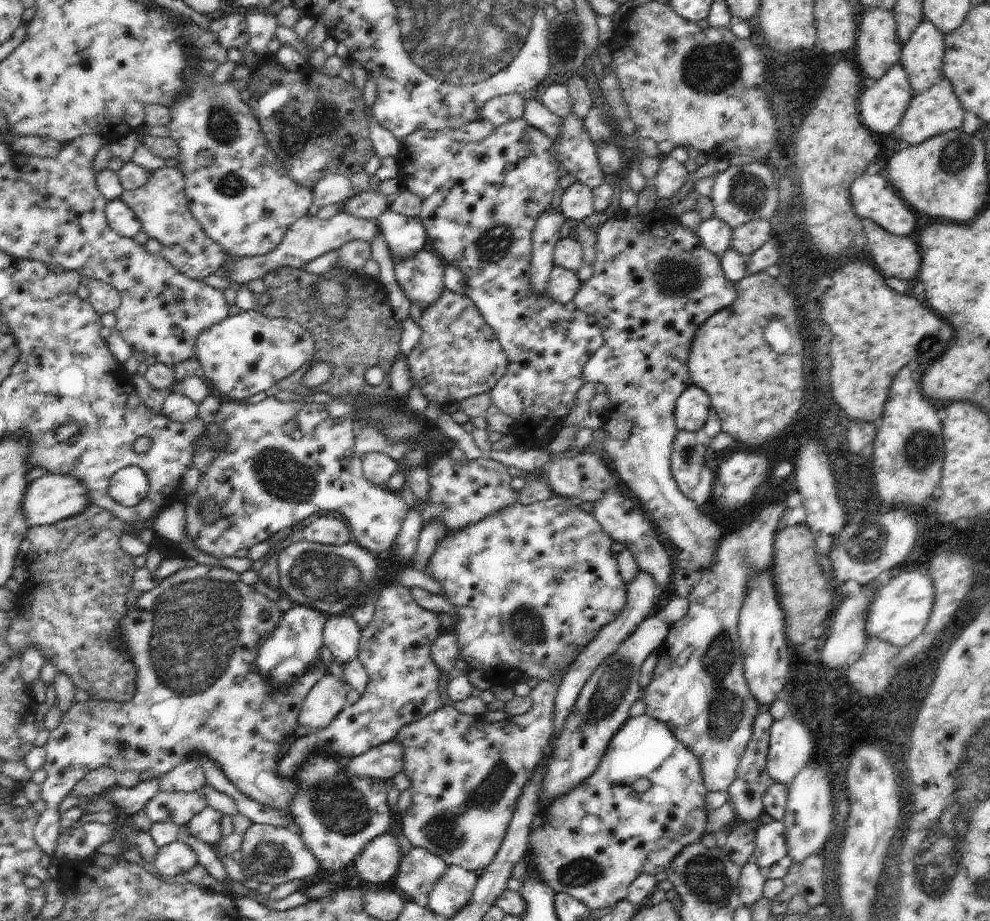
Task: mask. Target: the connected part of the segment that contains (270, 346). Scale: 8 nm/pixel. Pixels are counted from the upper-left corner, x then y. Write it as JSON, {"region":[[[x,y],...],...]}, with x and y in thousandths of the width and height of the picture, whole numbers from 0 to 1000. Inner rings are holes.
{"region":[[[262,337],[229,343],[223,352],[203,360],[197,371],[197,389],[203,395],[205,413],[219,426],[219,430],[231,432],[231,436],[252,436],[260,426],[268,426],[276,417],[294,408],[312,393],[316,384],[316,360],[286,343],[270,345]]]}

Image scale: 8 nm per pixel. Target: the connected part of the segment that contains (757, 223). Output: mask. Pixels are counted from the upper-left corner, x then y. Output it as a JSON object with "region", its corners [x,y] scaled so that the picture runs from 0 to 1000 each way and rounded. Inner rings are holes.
{"region":[[[759,239],[755,243],[748,243],[740,250],[738,256],[738,269],[759,278],[763,271],[767,271],[773,263],[779,261],[779,241],[777,239]]]}

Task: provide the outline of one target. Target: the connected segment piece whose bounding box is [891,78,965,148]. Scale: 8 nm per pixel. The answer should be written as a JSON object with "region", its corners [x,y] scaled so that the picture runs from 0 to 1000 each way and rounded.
{"region":[[[953,85],[946,91],[942,91],[938,98],[924,102],[918,109],[914,124],[908,130],[908,135],[904,137],[900,148],[916,154],[918,161],[928,159],[942,148],[948,148],[948,145],[955,145],[955,143],[961,143],[961,141],[969,141],[971,132],[973,132],[973,124],[975,124],[975,117],[969,113],[969,106],[965,104],[961,89],[957,85]]]}

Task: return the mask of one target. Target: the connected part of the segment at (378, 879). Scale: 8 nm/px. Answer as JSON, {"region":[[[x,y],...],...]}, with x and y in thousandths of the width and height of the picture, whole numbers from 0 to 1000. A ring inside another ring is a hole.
{"region":[[[389,903],[367,921],[367,925],[357,936],[357,942],[363,955],[373,960],[389,960],[401,951],[405,932],[407,925],[403,923],[401,910],[395,903]]]}

